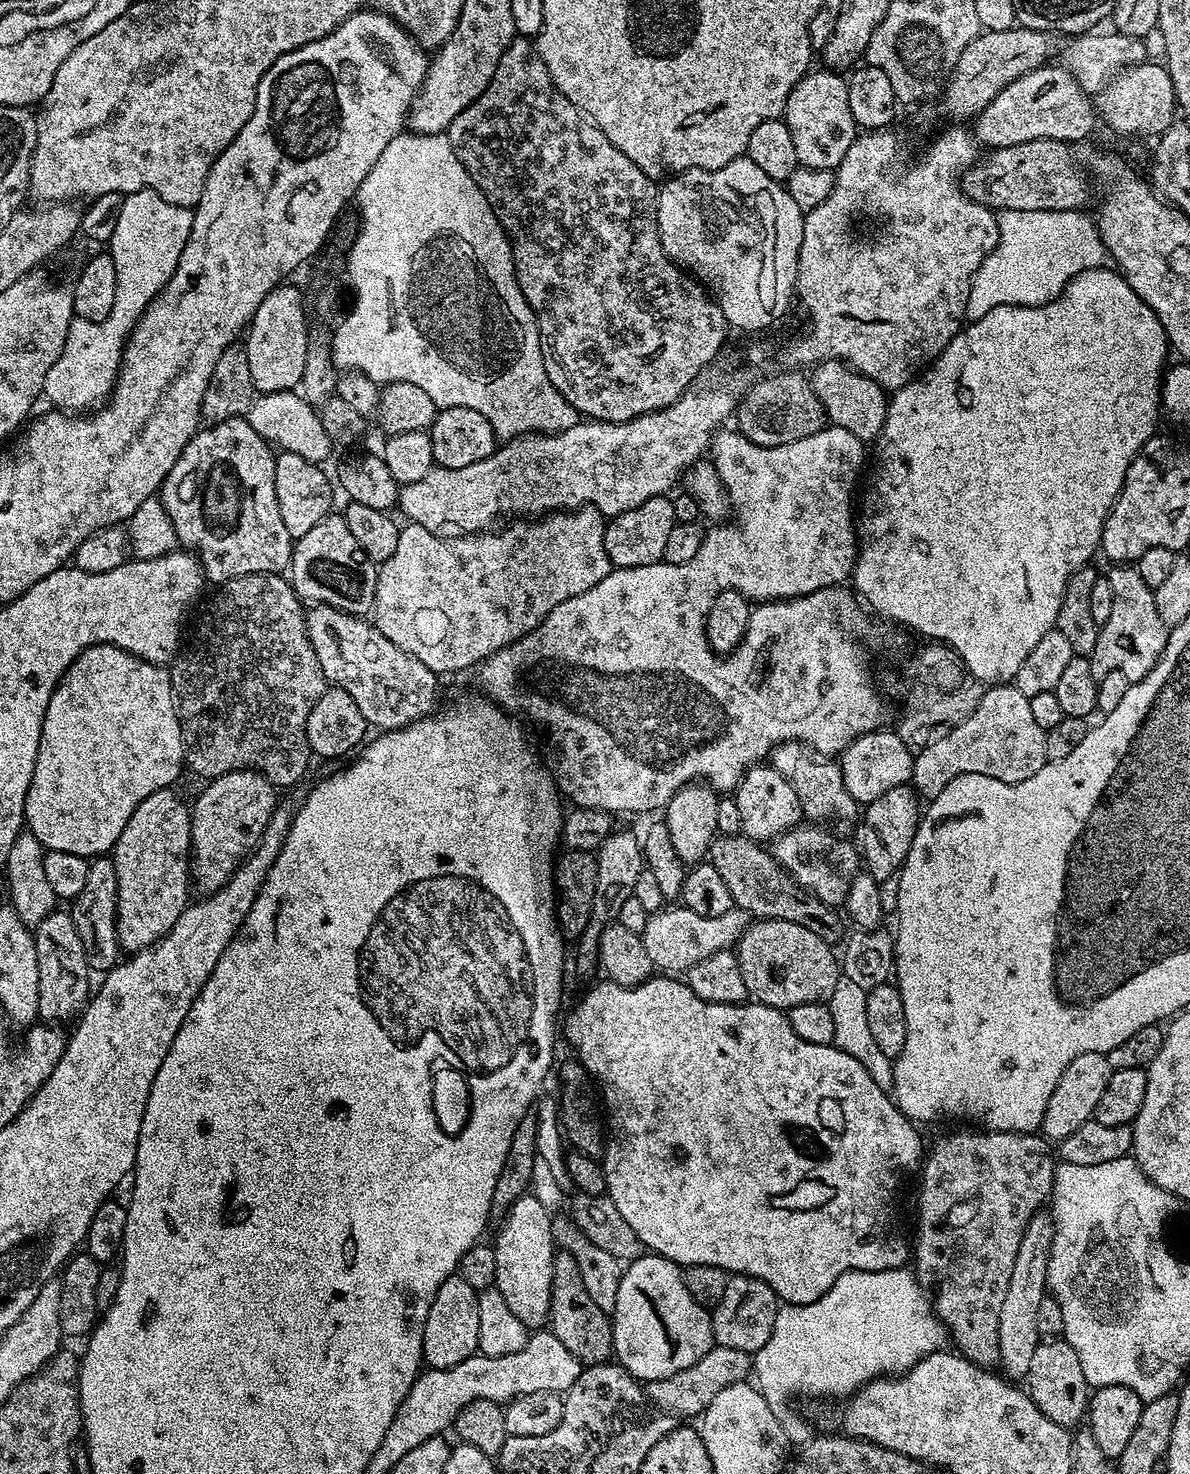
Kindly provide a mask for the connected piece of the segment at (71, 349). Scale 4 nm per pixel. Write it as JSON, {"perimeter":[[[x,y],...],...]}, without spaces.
{"perimeter":[[[149,188],[124,196],[122,214],[118,214],[110,241],[110,255],[116,272],[132,272],[132,300],[116,299],[110,314],[101,320],[72,319],[66,346],[62,346],[58,362],[46,373],[42,396],[52,403],[49,405],[53,409],[80,414],[103,405],[111,396],[116,375],[120,373],[124,346],[136,319],[163,290],[178,266],[178,258],[182,258],[182,246],[186,246],[186,238],[190,238],[192,213],[193,209],[174,206],[166,202],[166,198],[158,198]]]}

